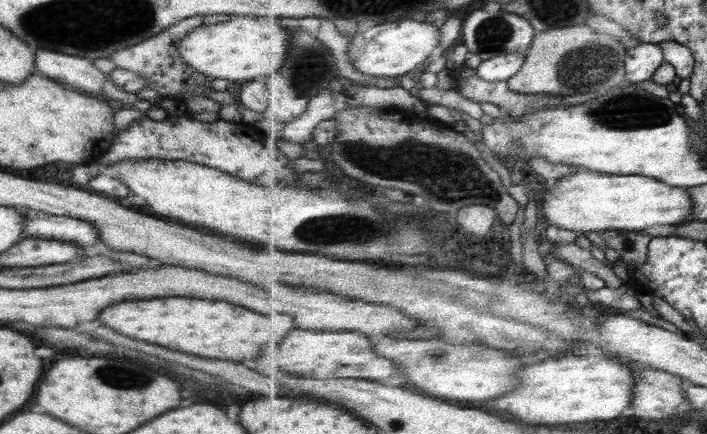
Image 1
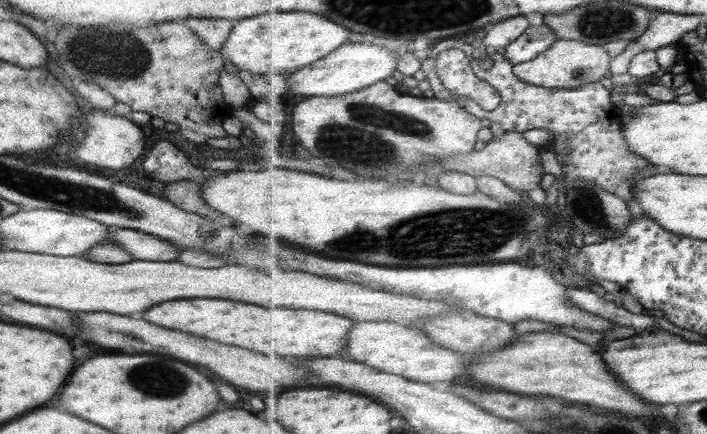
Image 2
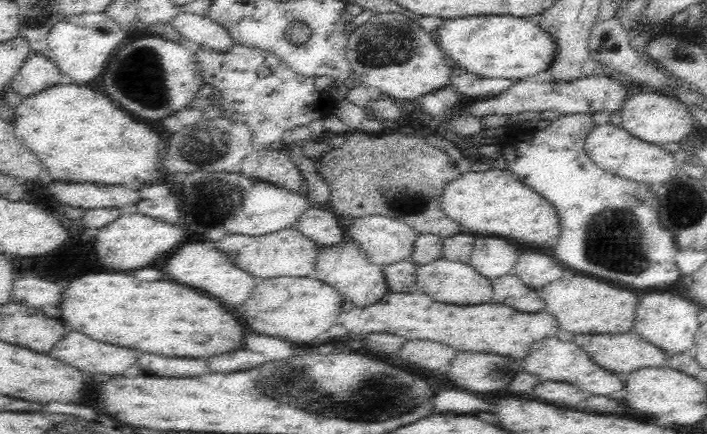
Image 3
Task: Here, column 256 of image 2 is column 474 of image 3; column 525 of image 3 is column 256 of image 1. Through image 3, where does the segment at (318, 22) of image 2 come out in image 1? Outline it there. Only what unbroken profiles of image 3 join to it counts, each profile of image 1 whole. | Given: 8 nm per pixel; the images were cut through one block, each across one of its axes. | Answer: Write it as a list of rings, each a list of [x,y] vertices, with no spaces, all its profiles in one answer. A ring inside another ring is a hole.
[[[234,16],[225,22],[197,26],[184,38],[177,40],[175,49],[183,63],[195,71],[223,80],[253,81],[267,76],[269,73],[277,74],[283,62],[287,60],[291,34],[288,28],[283,28],[279,20],[253,16]]]

